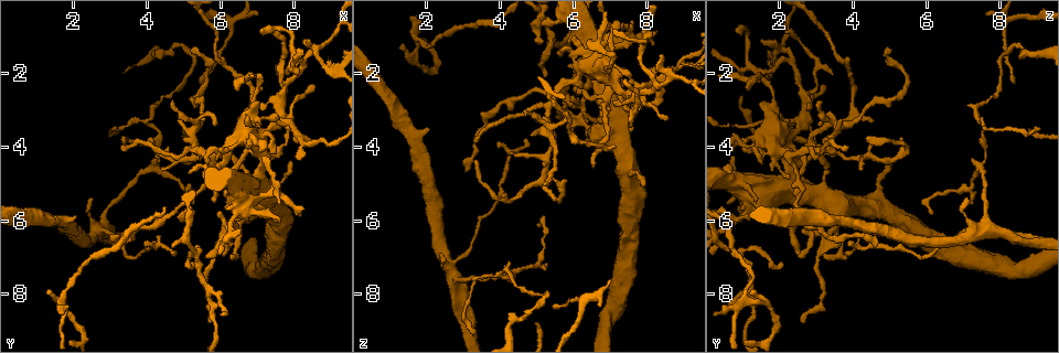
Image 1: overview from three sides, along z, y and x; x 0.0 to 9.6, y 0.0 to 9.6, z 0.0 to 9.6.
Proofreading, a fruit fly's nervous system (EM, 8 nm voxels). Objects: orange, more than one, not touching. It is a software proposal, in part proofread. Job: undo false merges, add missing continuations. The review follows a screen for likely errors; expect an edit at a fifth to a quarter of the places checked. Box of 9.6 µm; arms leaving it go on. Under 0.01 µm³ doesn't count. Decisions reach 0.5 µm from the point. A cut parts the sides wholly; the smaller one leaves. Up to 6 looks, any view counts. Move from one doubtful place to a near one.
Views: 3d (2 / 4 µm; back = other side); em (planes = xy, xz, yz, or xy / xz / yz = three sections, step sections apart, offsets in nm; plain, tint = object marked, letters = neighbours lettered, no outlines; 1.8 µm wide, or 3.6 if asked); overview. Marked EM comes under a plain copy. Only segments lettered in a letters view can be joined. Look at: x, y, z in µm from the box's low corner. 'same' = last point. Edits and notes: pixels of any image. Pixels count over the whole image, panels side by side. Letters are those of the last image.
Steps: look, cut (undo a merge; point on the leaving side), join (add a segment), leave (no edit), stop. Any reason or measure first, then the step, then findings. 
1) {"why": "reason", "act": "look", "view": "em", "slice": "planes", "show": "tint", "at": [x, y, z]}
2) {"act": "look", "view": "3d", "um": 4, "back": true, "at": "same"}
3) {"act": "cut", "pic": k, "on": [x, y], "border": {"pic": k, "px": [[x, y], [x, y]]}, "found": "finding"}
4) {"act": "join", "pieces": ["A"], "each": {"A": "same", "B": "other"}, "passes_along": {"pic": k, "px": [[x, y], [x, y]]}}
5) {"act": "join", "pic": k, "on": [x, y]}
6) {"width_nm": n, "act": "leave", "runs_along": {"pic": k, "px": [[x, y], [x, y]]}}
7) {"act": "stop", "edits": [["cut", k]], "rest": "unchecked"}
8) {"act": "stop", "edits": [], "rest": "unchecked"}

{"why": "two arms at a narrow angle", "act": "look", "view": "3d", "um": 4, "at": [6.60, 5.55, 1.45]}

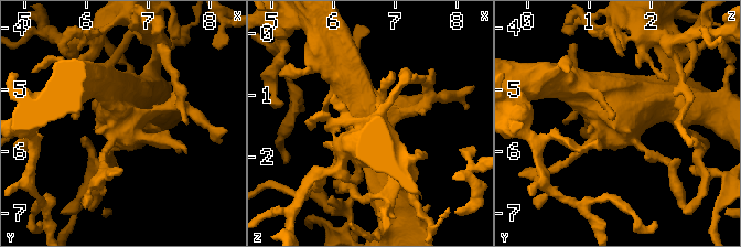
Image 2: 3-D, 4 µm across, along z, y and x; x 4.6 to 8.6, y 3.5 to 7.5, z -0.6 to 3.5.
{"act": "look", "view": "em", "slice": "yz", "step": 16, "show": "tint", "at": [6.65, 5.60, 1.40]}

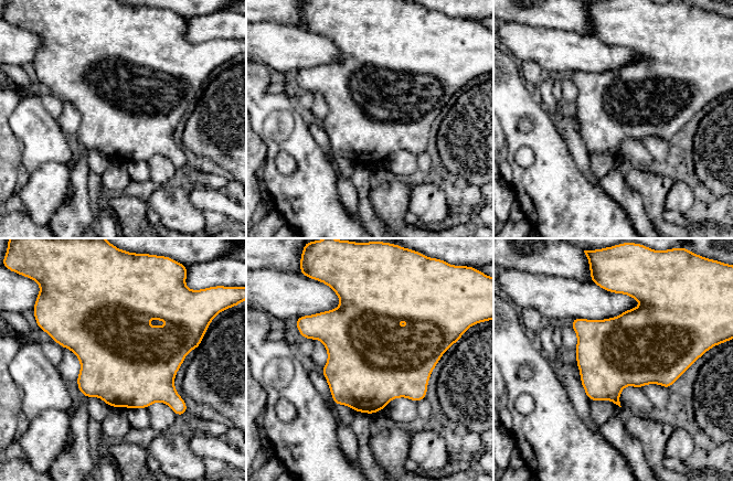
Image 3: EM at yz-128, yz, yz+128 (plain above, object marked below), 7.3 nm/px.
{"act": "look", "view": "em", "slice": "planes", "show": "letters", "at": "same"}

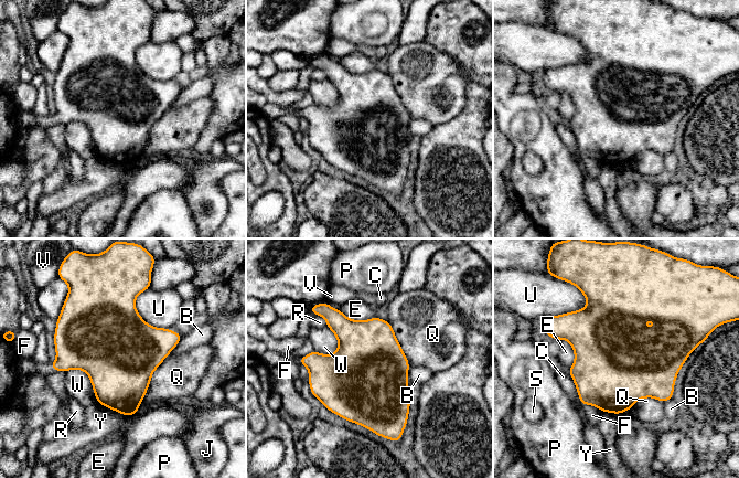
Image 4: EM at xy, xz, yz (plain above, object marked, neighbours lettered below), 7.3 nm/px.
{"act": "leave", "each": {"B": "other", "C": "other", "E": "other", "F": "other", "J": "other", "P": "other", "Q": "other", "R": "other", "S": "other", "U": "other", "V": "other", "W": "other", "Y": "other"}, "border": {"pic": 4, "px": [[169, 353], [152, 373], [141, 401]]}, "found": "continuous, no second neuron"}

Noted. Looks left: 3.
{"act": "look", "view": "em", "slice": "planes", "show": "letters", "at": [6.70, 2.15, 1.15]}

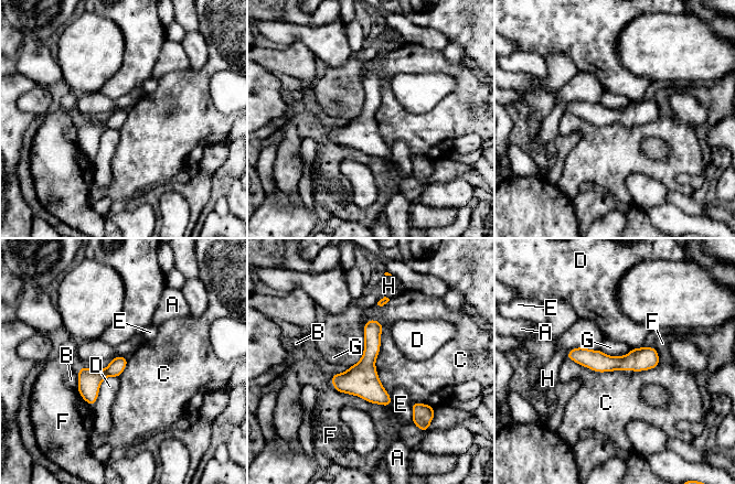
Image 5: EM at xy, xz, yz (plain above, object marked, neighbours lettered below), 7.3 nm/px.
{"act": "leave", "each": {"A": "other", "B": "other", "C": "other", "D": "other", "E": "other", "F": "other", "G": "other", "H": "other"}, "border": {"pic": 5, "px": [[369, 318], [390, 396]]}, "found": "continuous, no second neuron"}

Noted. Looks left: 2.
{"why": "tapers out", "act": "look", "view": "em", "slice": "planes", "show": "tint", "at": [8.60, 2.30, 3.20]}

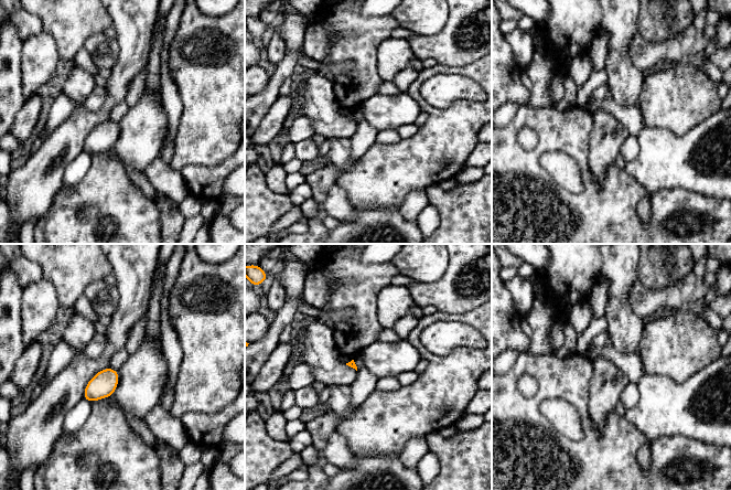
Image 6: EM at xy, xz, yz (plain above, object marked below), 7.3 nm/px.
{"act": "look", "view": "em", "slice": "planes", "show": "letters", "at": "same"}

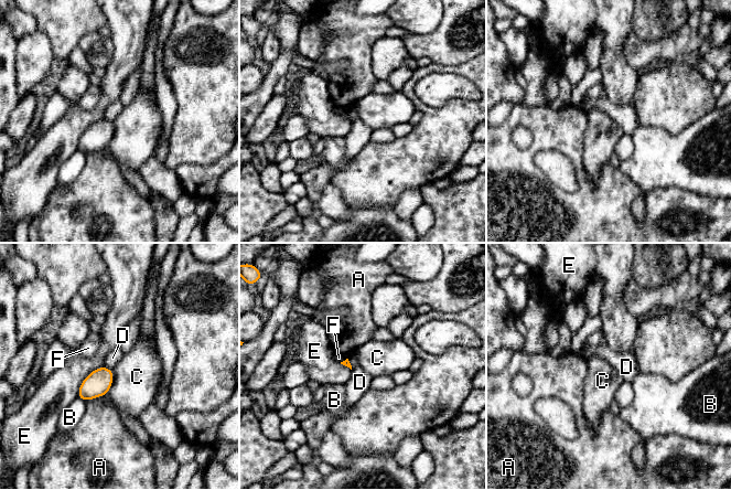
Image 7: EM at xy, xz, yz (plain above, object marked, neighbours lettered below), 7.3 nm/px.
{"act": "leave", "each": {"A": "other", "B": "other", "C": "other", "D": "other", "E": "other", "F": "other"}, "border": {"pic": 7, "px": [[113, 370], [113, 384], [107, 393]]}, "found": "none of them fits"}

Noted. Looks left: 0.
{"act": "stop", "edits": [], "rest": "unchecked"}

